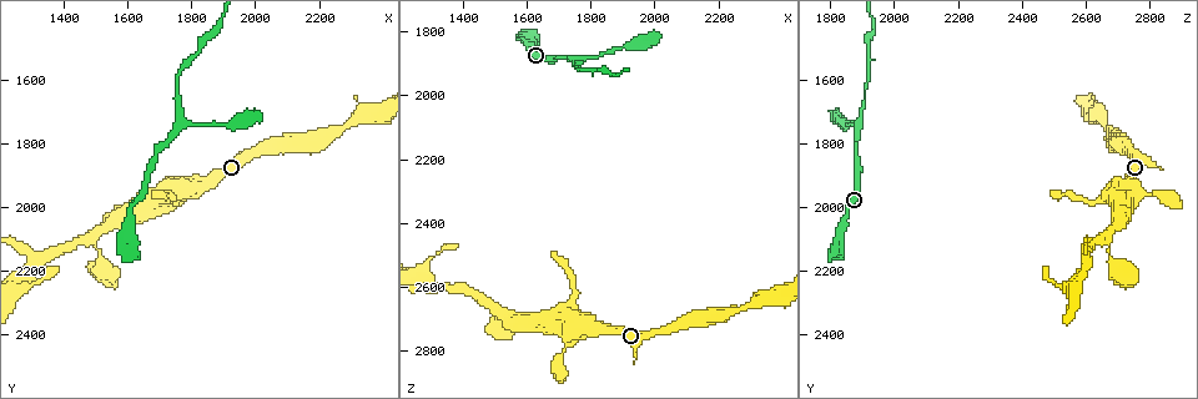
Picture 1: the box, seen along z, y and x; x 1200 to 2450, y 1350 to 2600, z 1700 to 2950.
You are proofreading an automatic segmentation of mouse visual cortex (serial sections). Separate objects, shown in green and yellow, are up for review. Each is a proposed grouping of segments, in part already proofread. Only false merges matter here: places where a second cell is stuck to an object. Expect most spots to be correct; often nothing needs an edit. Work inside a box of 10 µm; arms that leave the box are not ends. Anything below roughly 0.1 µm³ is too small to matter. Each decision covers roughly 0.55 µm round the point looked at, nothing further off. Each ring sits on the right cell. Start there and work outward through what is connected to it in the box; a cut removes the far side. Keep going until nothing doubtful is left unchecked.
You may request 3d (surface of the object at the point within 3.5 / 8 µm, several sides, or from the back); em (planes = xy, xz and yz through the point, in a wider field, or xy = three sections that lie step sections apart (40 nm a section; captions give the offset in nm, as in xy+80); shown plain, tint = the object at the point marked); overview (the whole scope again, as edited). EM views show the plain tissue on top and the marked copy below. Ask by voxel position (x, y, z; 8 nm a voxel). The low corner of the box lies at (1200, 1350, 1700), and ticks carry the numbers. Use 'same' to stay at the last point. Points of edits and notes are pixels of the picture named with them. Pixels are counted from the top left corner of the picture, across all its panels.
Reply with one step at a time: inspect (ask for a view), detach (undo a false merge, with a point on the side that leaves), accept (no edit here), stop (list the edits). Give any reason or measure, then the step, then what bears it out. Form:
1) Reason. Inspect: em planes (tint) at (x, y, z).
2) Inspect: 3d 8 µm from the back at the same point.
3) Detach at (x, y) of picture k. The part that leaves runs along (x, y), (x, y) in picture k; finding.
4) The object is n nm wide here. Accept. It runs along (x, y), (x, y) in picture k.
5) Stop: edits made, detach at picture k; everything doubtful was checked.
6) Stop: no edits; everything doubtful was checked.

Arms part here. Inspect: 3d 8 µm at (1760, 1730, 1900).

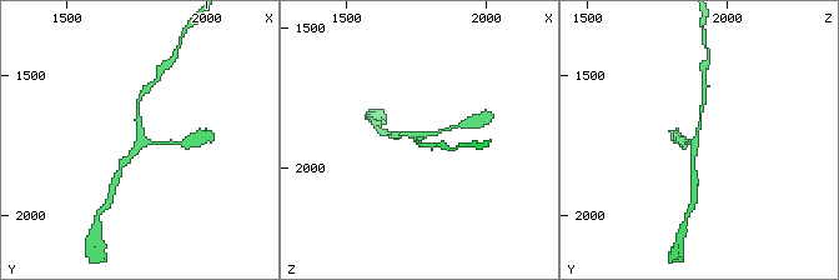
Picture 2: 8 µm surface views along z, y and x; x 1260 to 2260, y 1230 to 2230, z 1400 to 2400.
Inspect: 3d 3.5 µm at the same point.

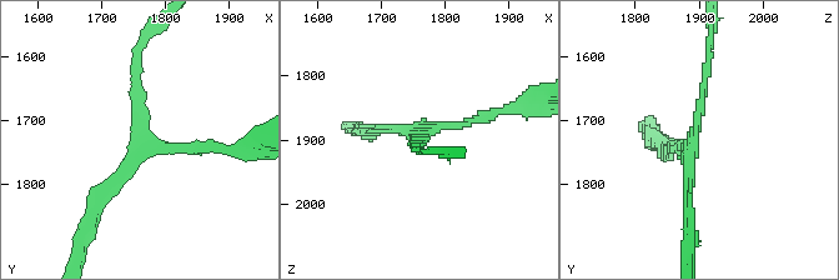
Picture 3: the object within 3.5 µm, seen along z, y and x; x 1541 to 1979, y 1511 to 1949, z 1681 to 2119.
Inspect: em xy step 5 (tint) at (1765, 1740, 1885).

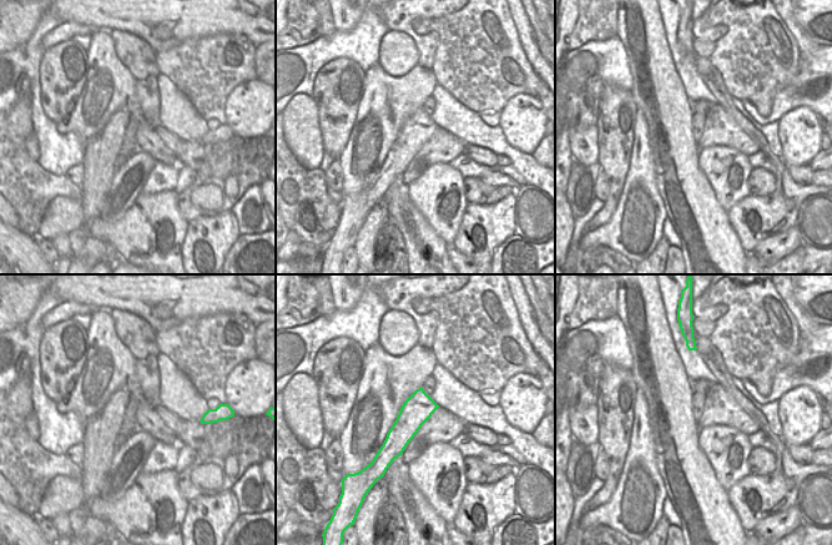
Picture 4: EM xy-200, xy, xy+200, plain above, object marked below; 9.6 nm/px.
Accept. It runs along (94, 213), (144, 144), (225, 148) in picture 3; one cell here.

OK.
Thin neck. Inspect: em xy step 3 (tint) at (1760, 1630, 1910).

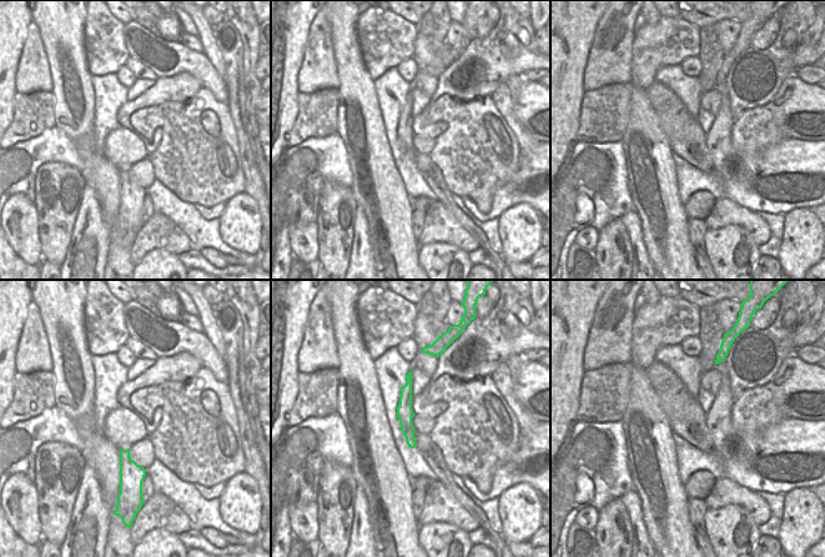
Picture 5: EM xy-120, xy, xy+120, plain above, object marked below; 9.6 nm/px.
Wider look. Inspect: 3d 3.5 µm from the back at the same point.

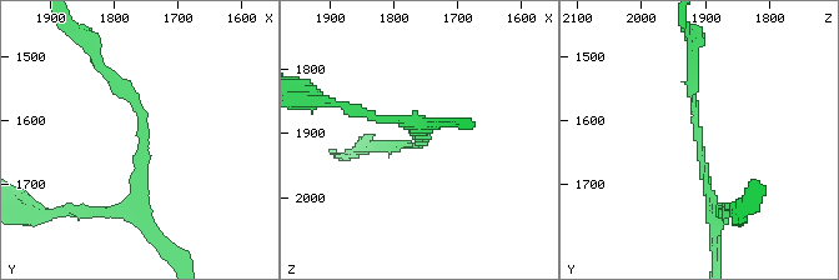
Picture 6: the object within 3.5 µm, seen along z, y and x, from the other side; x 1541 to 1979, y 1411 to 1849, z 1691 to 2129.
The object is 160 nm wide here. Accept. It runs along (408, 380), (406, 426), (412, 443) in picture 5; one cell here.

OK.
Branch point. Inspect: 3d 3.5 µm at (1330, 2160, 2600).

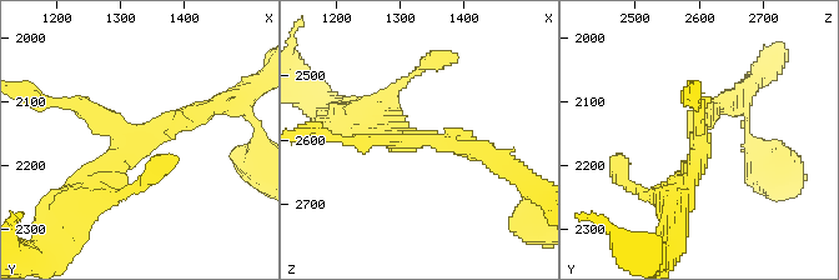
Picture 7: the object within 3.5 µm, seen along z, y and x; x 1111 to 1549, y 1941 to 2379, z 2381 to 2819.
Need the tissue. Inspect: em xy step 3 (tint) at (1335, 2165, 2595).

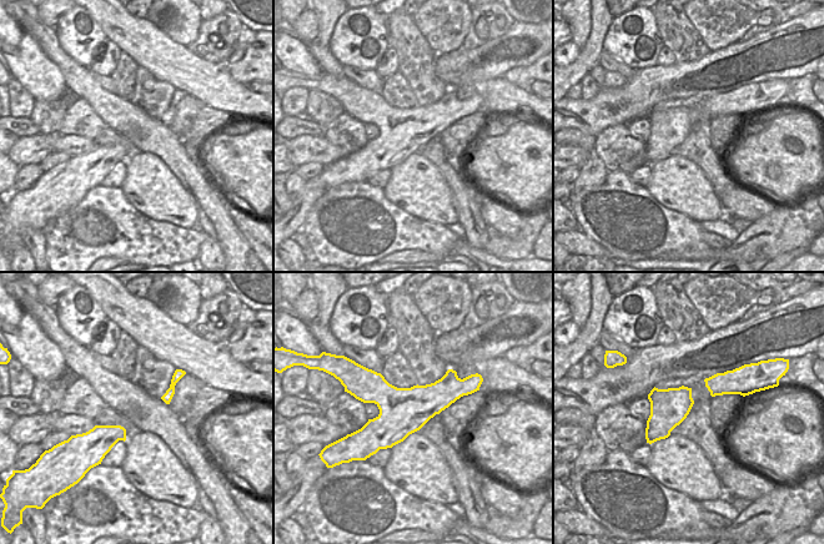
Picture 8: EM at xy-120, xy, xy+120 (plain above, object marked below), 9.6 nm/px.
The object is 460 nm wide here. Accept. It runs along (215, 106), (124, 153), (85, 206) in picture 7; all the same cell.

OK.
Stop: no edits; everything doubtful was checked.

